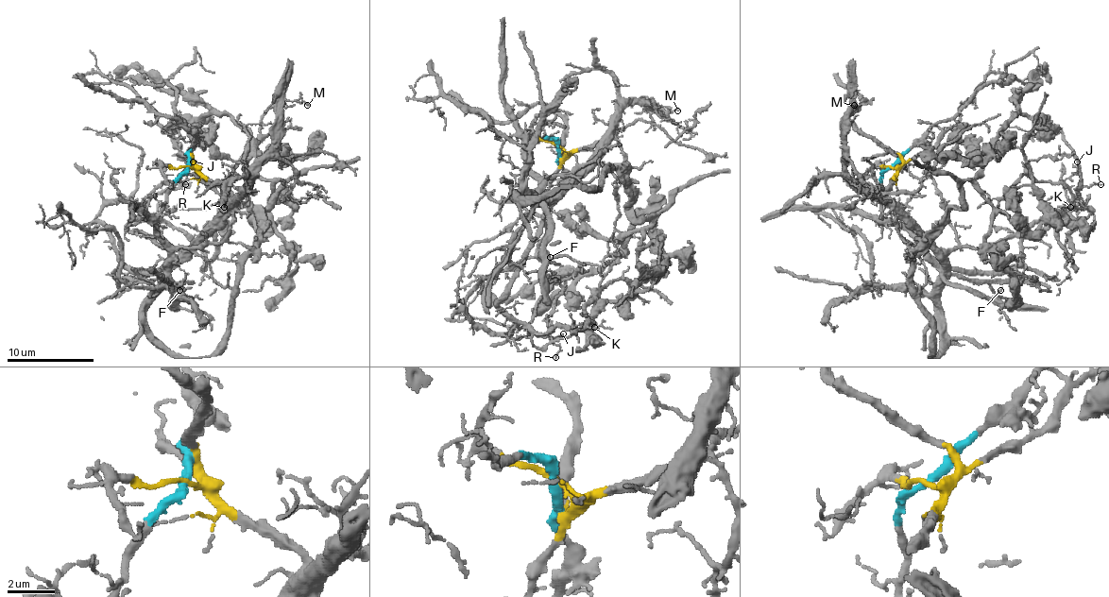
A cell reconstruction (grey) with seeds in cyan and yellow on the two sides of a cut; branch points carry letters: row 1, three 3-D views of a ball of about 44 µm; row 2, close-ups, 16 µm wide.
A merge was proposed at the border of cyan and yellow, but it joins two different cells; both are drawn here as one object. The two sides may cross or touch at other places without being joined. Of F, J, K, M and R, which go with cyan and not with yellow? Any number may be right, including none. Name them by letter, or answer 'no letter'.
F, J, R

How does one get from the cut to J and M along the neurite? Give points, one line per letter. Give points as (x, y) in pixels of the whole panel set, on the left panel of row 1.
J: (189, 166), (156, 218), (167, 260), (132, 270), (95, 216), (174, 190), (193, 162)
M: (189, 166), (219, 183), (234, 196), (271, 149), (278, 110), (286, 101), (301, 101), (308, 106)

